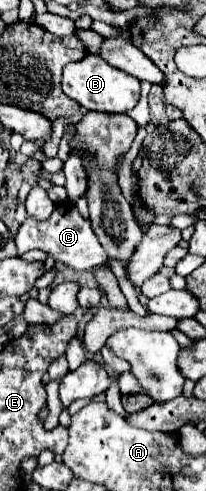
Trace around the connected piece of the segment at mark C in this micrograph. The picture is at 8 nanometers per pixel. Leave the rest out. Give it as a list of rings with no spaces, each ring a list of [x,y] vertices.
[[[72,202],[56,204],[52,216],[46,220],[34,220],[32,216],[26,218],[20,224],[20,230],[16,234],[16,246],[18,246],[20,254],[34,250],[34,248],[44,250],[46,254],[54,256],[58,262],[62,262],[74,270],[92,270],[92,268],[98,268],[108,262],[106,250],[102,248],[102,244],[98,244],[98,236],[94,236],[90,218],[84,218]]]

